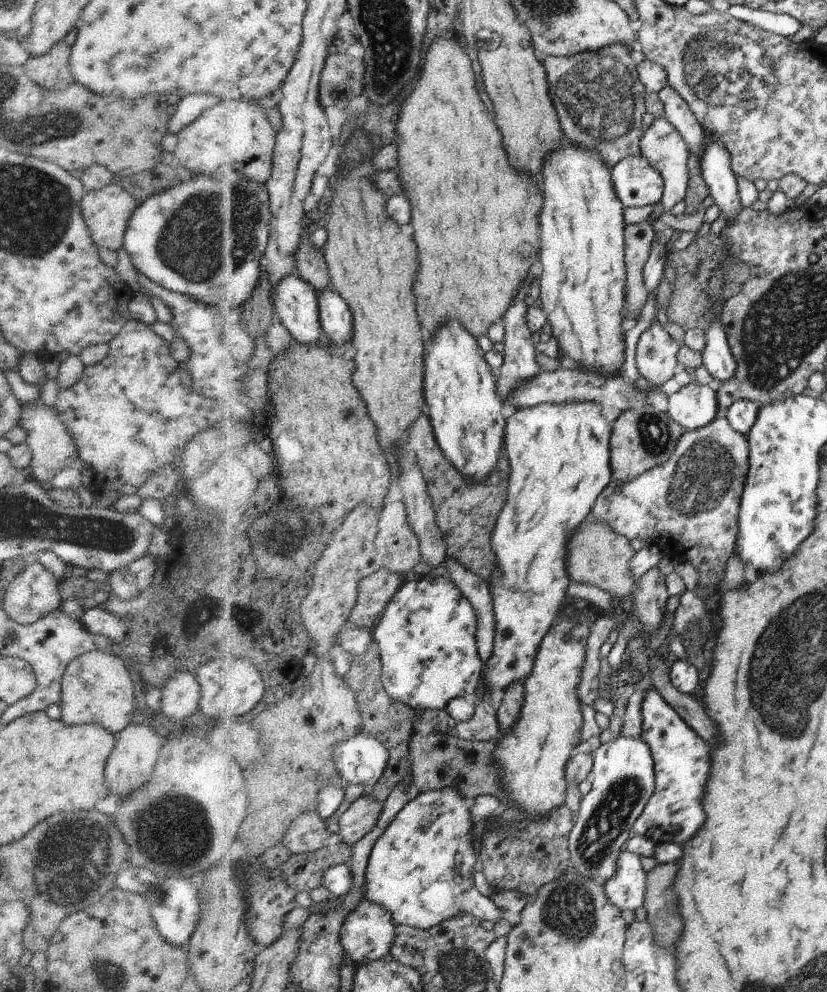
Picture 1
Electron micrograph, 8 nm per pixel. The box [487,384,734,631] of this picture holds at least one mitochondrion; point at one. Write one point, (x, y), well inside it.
(654, 435)

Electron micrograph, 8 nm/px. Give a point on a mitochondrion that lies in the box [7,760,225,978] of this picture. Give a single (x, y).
(75, 858)

